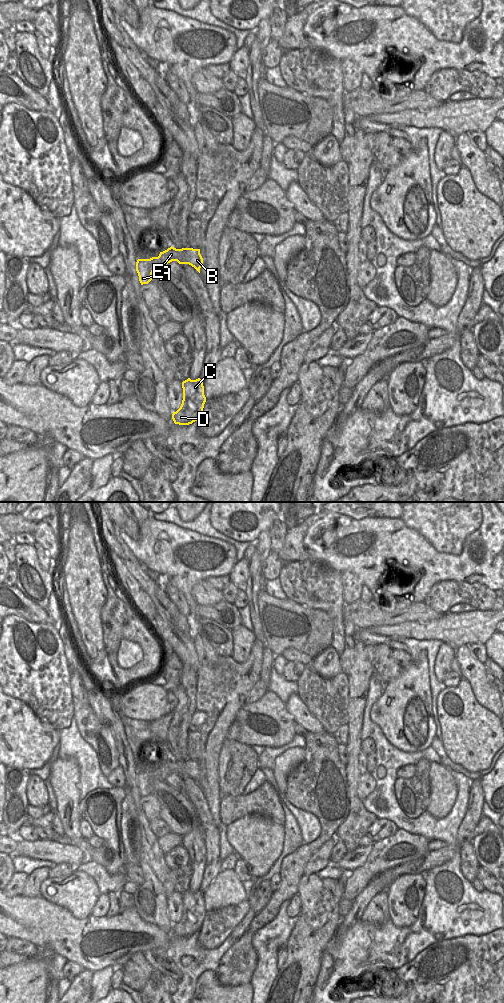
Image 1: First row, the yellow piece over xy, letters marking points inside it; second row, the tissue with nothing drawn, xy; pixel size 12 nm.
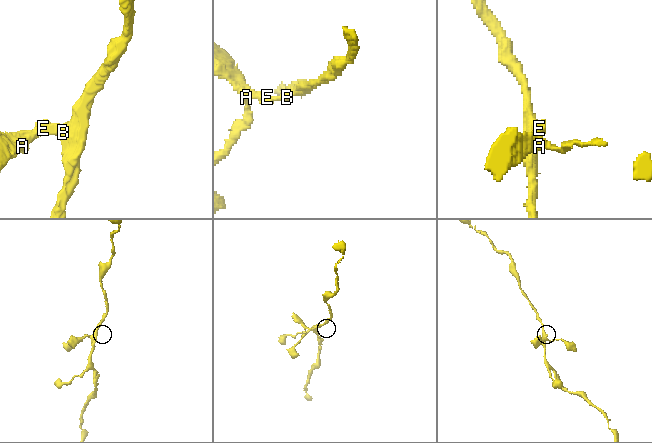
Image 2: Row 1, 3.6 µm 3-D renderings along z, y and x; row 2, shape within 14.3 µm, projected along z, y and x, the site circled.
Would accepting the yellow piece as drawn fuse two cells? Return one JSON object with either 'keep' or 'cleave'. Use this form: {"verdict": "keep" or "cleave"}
{"verdict": "keep"}

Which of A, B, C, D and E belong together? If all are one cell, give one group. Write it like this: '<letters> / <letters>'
A B C D E

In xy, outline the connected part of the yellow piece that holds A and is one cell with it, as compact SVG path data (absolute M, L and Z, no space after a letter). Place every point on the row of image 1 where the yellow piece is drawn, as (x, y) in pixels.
M171 246L167 250L160 252L158 257L137 260L136 271L141 285L148 284L152 280L152 273L155 269L163 269L172 261L177 261L179 264L189 264L199 273L200 268L203 265L200 249L176 249Z

